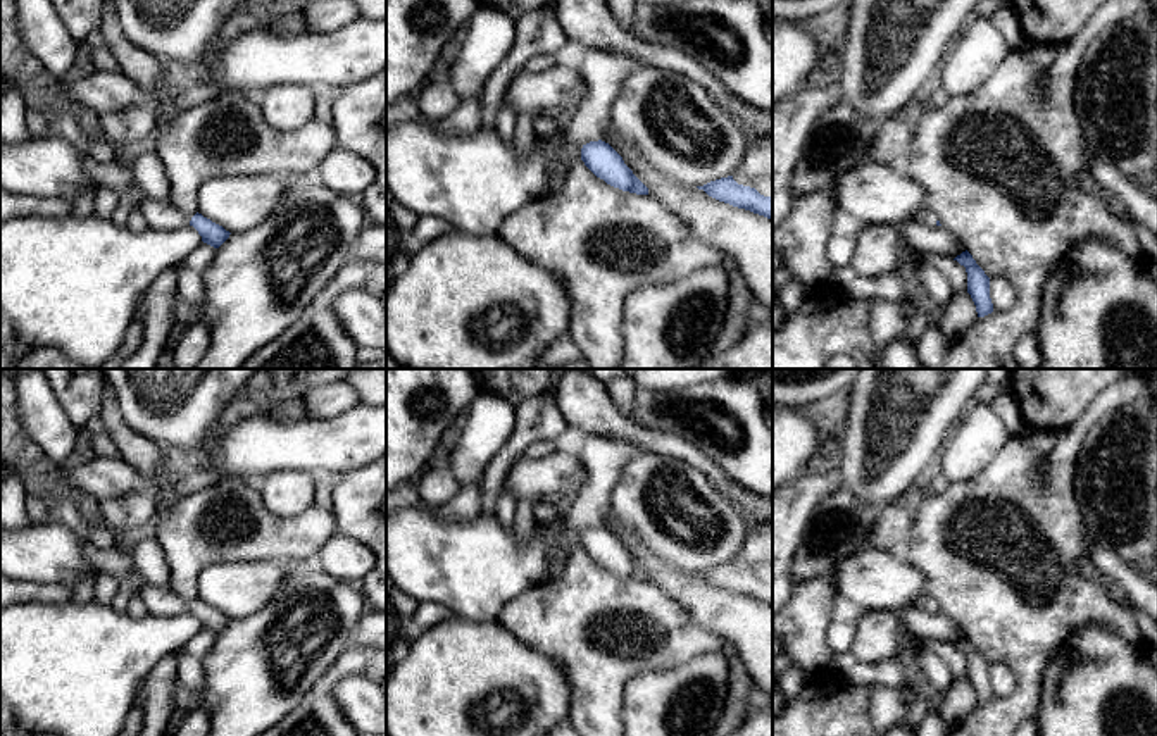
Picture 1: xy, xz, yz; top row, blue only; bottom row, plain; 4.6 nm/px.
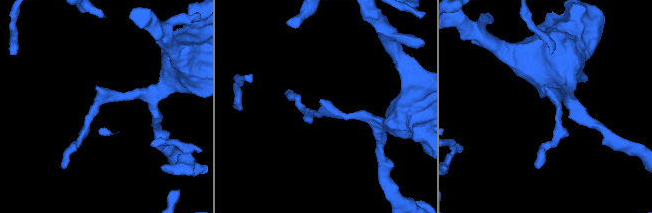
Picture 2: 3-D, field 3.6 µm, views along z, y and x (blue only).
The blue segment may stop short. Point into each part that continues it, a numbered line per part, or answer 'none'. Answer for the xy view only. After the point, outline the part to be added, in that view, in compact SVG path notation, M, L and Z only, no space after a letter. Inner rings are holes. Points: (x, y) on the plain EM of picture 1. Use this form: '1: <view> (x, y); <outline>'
1: xy (164, 602); M145 584L140 596L147 605L147 612L159 617L186 614L191 607L191 603L184 602L171 586Z

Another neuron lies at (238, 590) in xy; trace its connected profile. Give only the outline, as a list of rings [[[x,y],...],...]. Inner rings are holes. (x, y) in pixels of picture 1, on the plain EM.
[[[281,560],[212,564],[198,574],[198,600],[229,619],[243,619],[278,595],[285,572]]]

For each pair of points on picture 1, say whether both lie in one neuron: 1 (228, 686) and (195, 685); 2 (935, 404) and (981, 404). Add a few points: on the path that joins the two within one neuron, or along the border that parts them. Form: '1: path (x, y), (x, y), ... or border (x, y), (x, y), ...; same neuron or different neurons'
1: border (200, 661), (206, 709); different neurons
2: border (985, 386), (949, 438); different neurons

